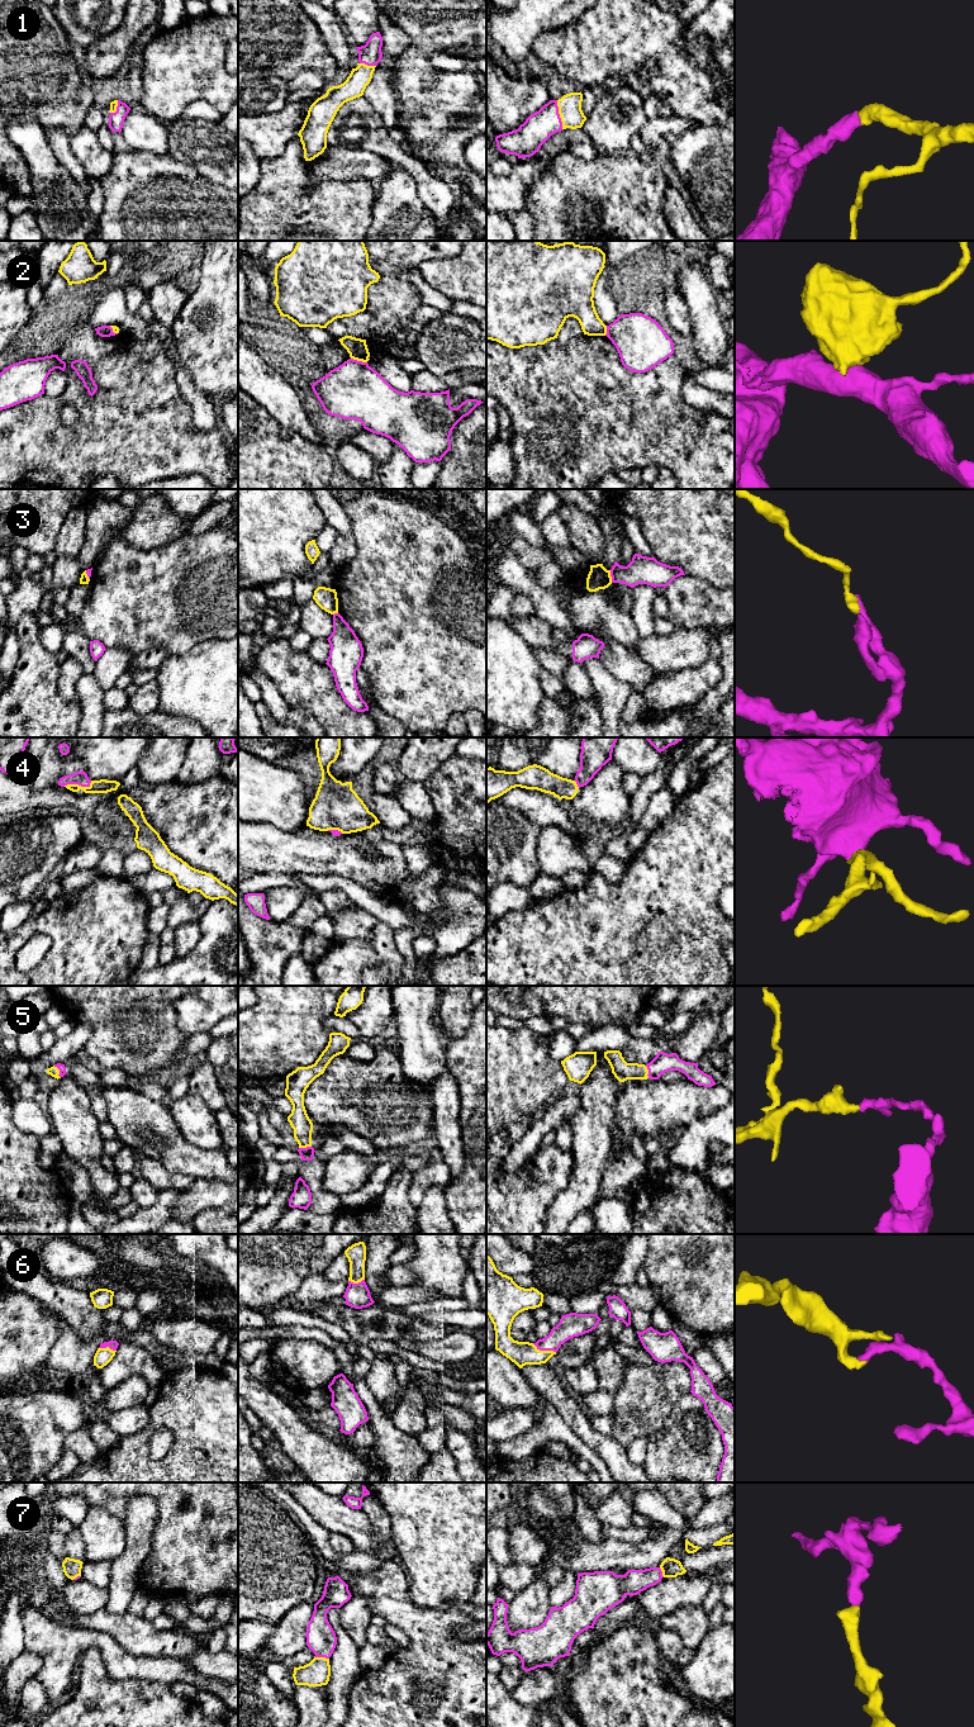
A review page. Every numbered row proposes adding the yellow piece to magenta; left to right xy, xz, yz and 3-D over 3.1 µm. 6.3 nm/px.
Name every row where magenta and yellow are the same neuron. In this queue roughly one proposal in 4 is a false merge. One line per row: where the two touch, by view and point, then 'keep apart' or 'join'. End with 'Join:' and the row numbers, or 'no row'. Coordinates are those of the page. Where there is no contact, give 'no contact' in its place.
1: yz (559, 114) | join
2: xz (359, 361) | keep apart
3: yz (611, 575) | keep apart
4: xy (77, 783) | join
5: xy (60, 1071) | join
6: yz (543, 1350) | join
7: xz (322, 1656) | join
Join: 1, 4, 5, 6, 7

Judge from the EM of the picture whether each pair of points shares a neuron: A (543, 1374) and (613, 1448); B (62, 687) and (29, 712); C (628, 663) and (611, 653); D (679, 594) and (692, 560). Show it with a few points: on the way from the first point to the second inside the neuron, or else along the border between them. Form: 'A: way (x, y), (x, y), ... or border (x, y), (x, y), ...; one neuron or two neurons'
A: way (556, 1394), (593, 1437); one neuron
B: border (58, 664), (57, 692), (63, 698), (77, 702); two neurons
C: way (625, 663), (614, 656); one neuron
D: border (685, 574), (703, 579), (713, 587); two neurons

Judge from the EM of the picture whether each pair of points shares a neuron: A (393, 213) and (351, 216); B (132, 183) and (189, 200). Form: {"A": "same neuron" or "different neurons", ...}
{"A": "different neurons", "B": "same neuron"}

